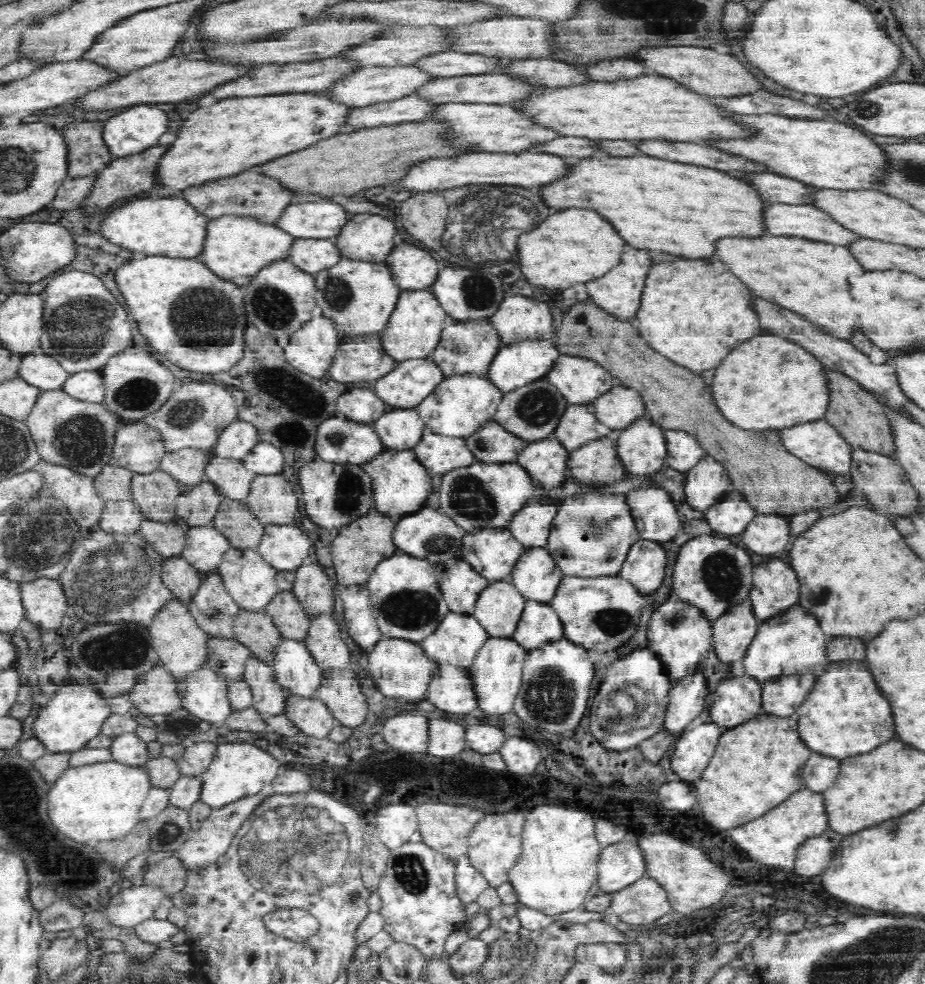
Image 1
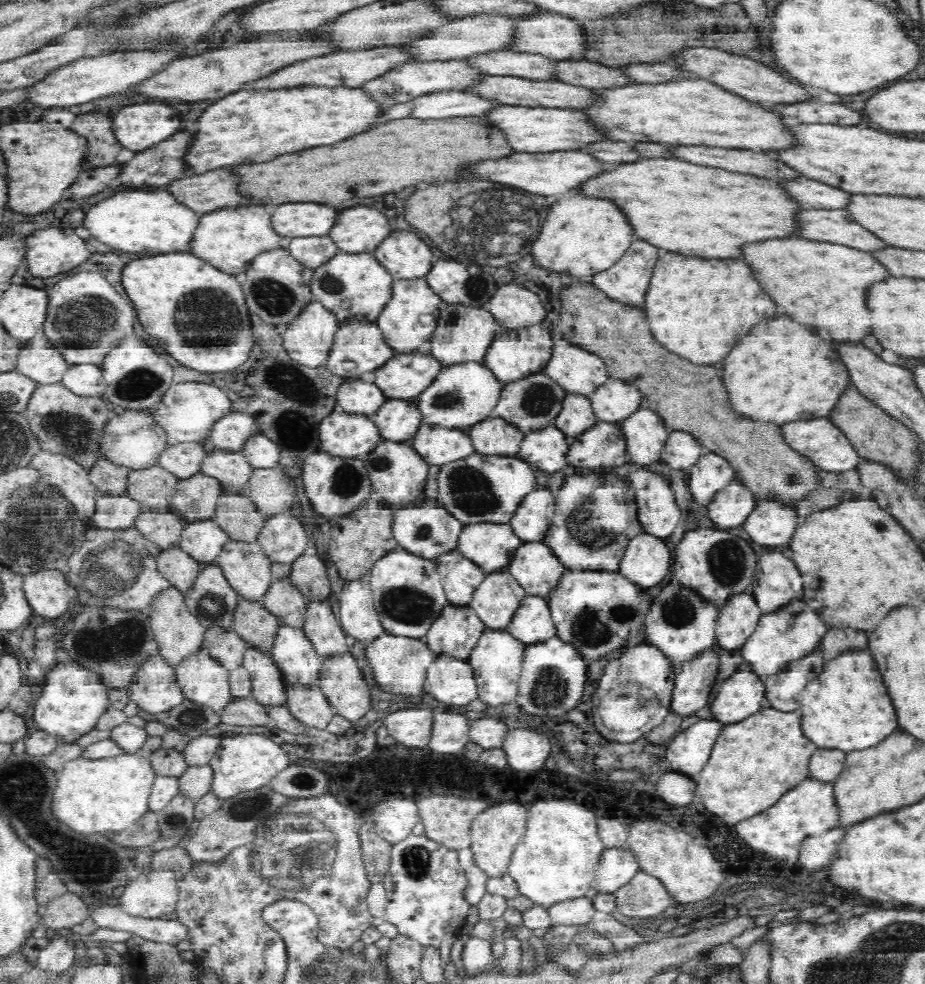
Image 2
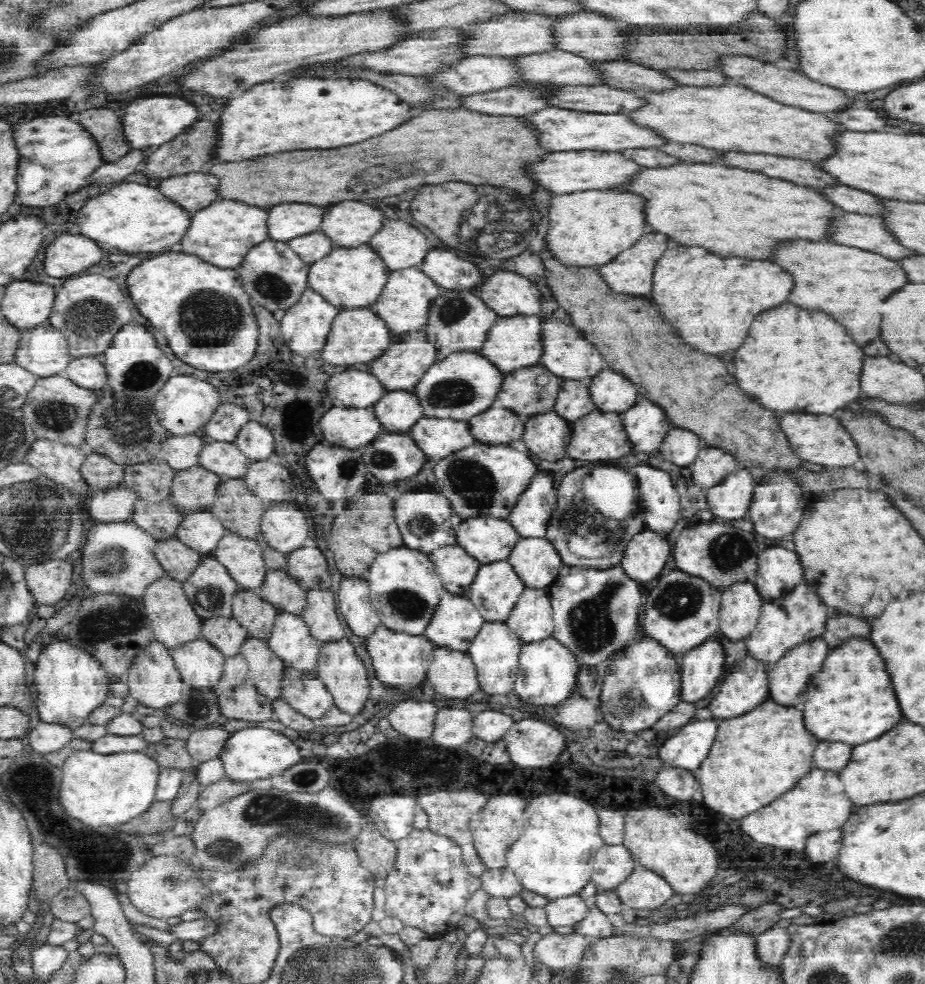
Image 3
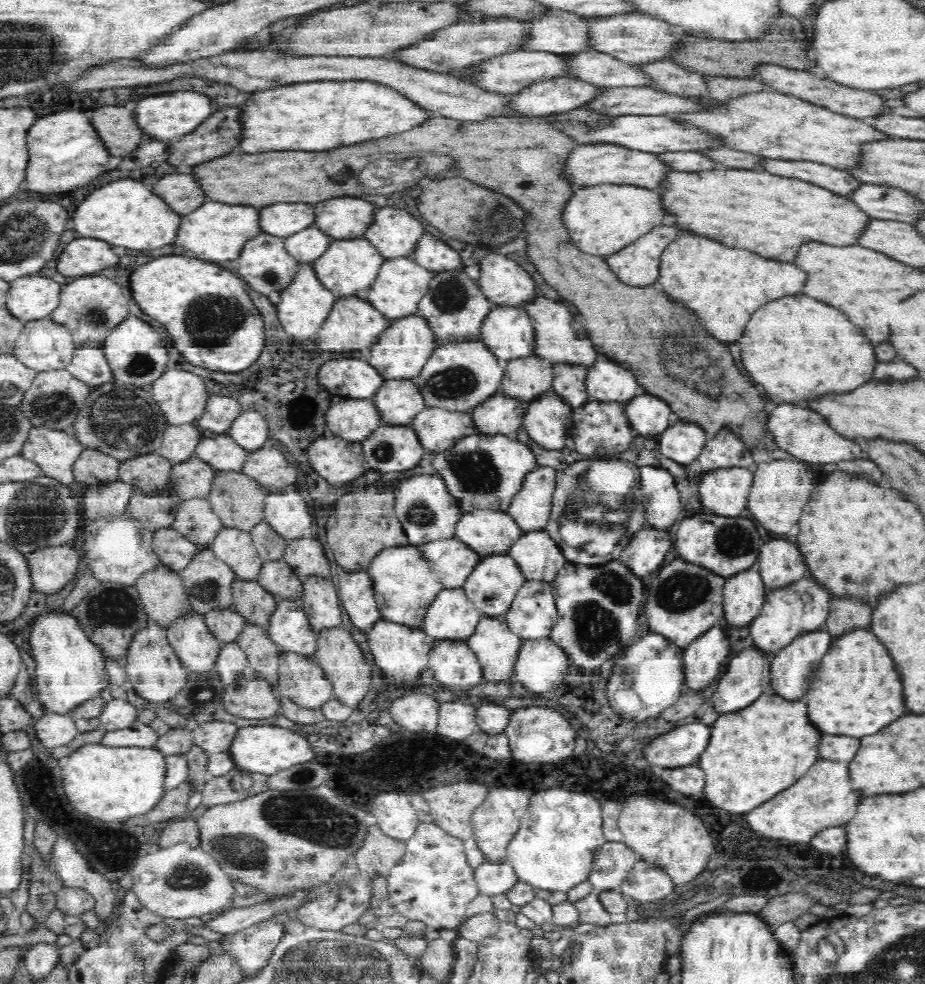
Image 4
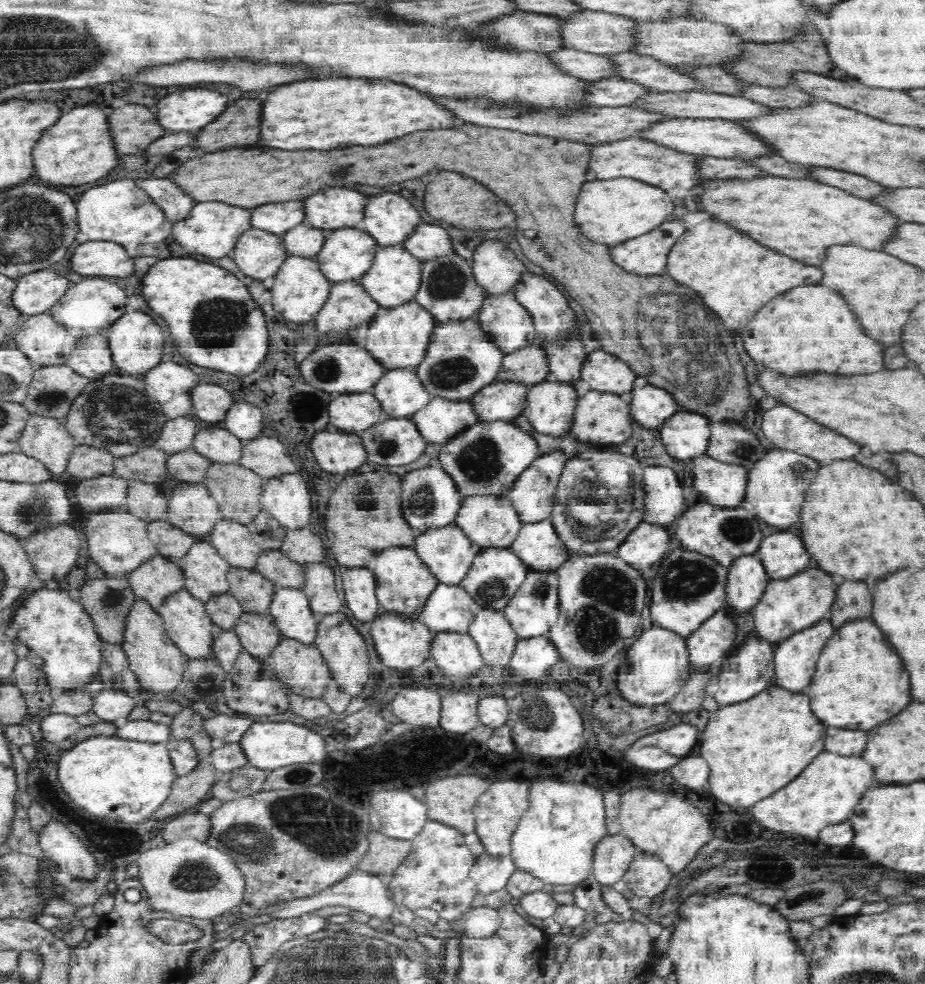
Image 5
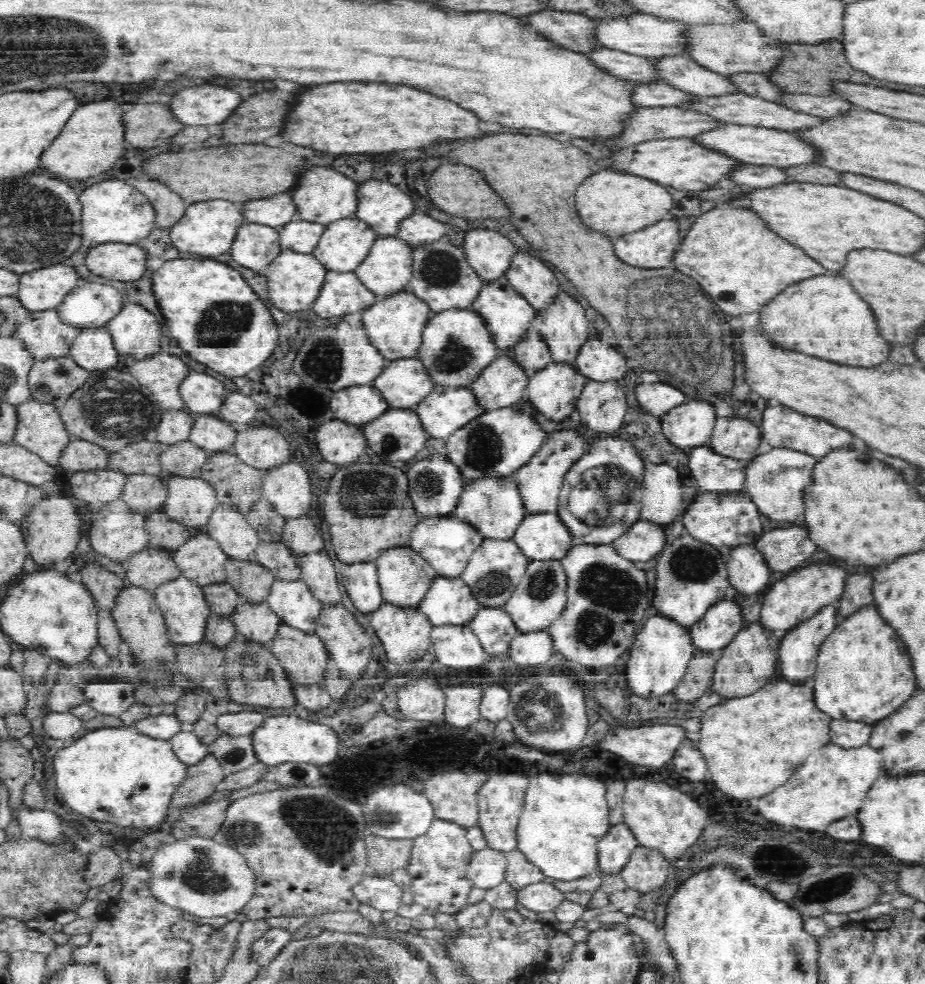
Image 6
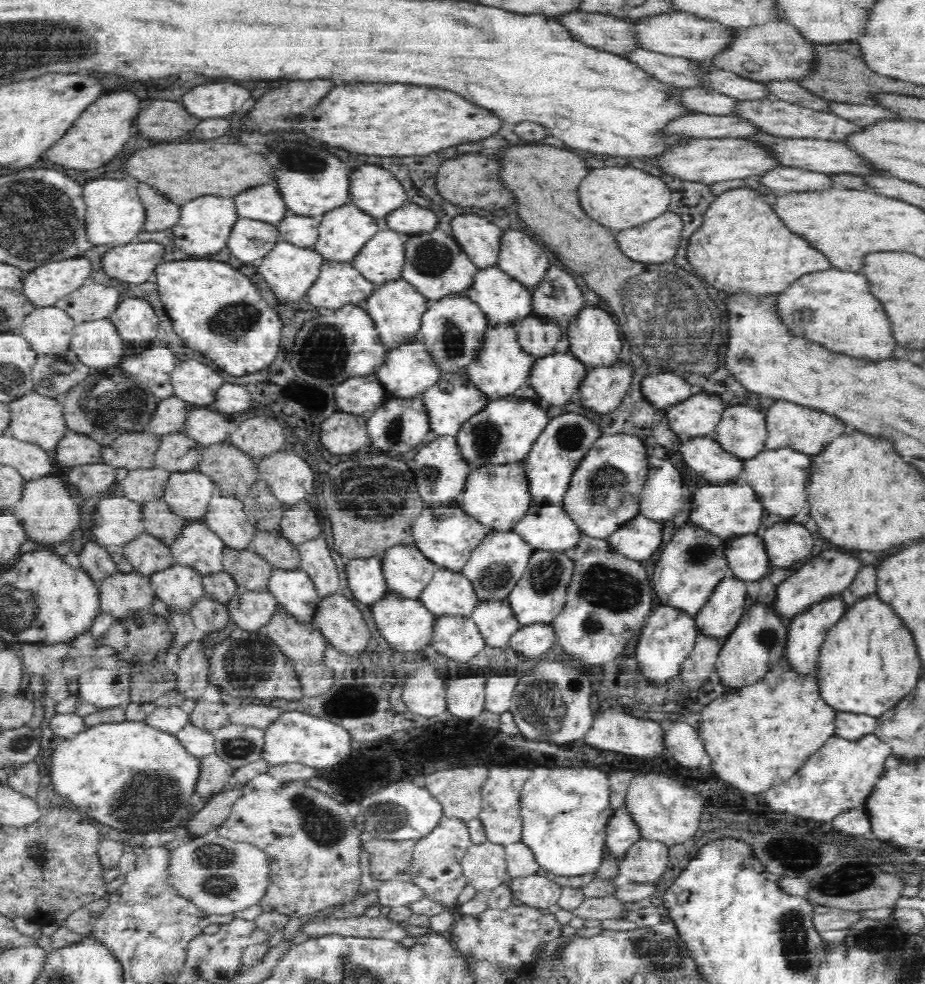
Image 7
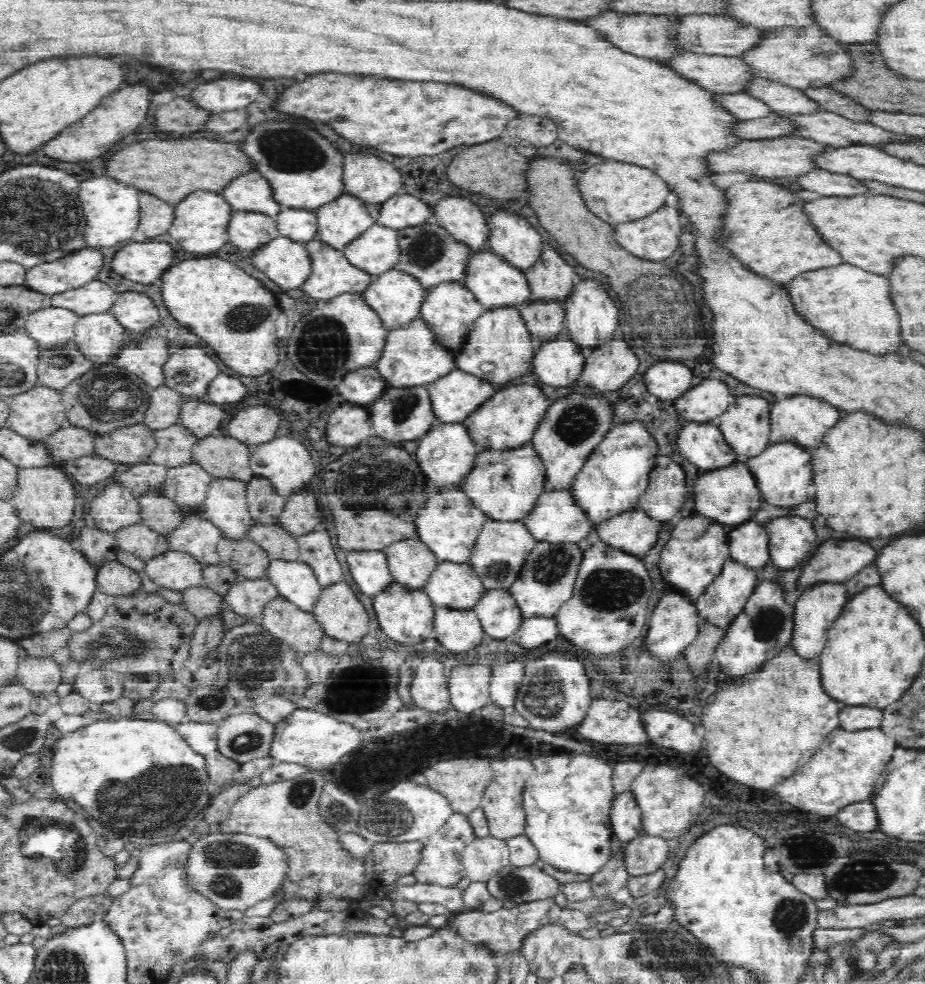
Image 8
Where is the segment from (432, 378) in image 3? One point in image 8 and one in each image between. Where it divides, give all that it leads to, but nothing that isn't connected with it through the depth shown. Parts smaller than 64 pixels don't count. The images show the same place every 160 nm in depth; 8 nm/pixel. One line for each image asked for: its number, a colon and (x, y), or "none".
4: (459, 375)
5: (460, 359)
6: (456, 345)
7: (452, 328)
8: (449, 308)

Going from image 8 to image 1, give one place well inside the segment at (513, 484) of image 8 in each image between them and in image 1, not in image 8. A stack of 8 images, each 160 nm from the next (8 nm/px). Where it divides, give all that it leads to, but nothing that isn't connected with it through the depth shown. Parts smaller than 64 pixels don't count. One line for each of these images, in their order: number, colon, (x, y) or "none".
1: (493, 552)
2: (491, 545)
3: (487, 538)
4: (488, 531)
5: (488, 519)
6: (494, 505)
7: (498, 495)

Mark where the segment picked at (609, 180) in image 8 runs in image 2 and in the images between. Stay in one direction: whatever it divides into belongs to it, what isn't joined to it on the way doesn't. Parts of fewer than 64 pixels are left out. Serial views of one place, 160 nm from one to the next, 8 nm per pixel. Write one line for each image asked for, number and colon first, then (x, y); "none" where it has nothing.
2: (582, 235)
3: (587, 228)
4: (601, 219)
5: (612, 210)
6: (613, 202)
7: (622, 196)

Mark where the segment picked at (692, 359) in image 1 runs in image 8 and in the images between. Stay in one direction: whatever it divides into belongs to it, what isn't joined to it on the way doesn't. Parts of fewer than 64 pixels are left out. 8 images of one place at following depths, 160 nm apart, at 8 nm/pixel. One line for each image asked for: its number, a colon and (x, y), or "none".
2: (700, 309)
3: (712, 302)
4: (724, 285)
5: (736, 276)
6: (742, 264)
7: (742, 243)
8: (767, 227)

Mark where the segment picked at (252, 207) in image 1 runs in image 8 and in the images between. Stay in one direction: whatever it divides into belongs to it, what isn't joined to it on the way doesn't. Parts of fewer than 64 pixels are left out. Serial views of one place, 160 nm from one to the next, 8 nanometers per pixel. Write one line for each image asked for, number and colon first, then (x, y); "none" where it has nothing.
2: (204, 192)
3: (192, 192)
4: (179, 191)
5: (176, 206)
6: (168, 208)
7: (160, 214)
8: (155, 216)

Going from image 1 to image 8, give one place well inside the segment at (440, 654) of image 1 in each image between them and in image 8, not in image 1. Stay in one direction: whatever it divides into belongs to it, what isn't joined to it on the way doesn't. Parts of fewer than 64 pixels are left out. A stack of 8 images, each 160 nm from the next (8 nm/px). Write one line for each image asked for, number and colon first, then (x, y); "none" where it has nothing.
2: (456, 631)
3: (456, 621)
4: (452, 616)
5: (450, 607)
6: (449, 600)
7: (450, 592)
8: (454, 584)

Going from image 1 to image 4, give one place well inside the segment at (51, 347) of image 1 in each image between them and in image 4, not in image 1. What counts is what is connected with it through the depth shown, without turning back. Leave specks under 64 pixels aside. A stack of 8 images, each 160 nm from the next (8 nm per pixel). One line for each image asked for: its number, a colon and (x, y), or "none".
2: (87, 317)
3: (89, 309)
4: (90, 307)

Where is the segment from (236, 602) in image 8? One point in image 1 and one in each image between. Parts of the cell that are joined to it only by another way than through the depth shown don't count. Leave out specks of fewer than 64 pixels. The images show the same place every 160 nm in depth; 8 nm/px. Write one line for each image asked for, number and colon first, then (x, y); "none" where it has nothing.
1: (269, 696)
2: (267, 682)
3: (266, 668)
4: (262, 652)
5: (258, 633)
6: (257, 621)
7: (250, 609)

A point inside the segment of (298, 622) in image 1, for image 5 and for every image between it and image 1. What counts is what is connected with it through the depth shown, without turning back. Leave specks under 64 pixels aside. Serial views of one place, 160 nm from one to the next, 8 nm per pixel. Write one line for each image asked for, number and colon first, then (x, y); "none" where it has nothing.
2: (283, 599)
3: (278, 587)
4: (277, 576)
5: (272, 563)

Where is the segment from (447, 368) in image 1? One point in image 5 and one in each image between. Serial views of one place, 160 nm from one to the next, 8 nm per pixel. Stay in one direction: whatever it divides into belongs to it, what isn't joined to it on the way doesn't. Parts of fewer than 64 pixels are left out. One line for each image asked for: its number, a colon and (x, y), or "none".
2: (462, 333)
3: (458, 320)
4: (455, 307)
5: (448, 289)

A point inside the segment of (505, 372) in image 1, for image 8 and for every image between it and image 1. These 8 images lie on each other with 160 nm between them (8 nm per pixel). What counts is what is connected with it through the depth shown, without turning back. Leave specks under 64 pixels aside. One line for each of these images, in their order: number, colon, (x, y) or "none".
2: (514, 353)
3: (514, 340)
4: (508, 331)
5: (510, 326)
6: (507, 313)
7: (503, 299)
8: (494, 281)

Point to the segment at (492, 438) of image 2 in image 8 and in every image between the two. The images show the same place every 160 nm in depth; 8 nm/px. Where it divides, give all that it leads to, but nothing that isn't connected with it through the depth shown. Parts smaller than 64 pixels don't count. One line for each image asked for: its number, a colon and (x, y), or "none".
3: (496, 424)
4: (502, 413)
5: (500, 400)
6: (502, 383)
7: (502, 365)
8: (499, 348)

